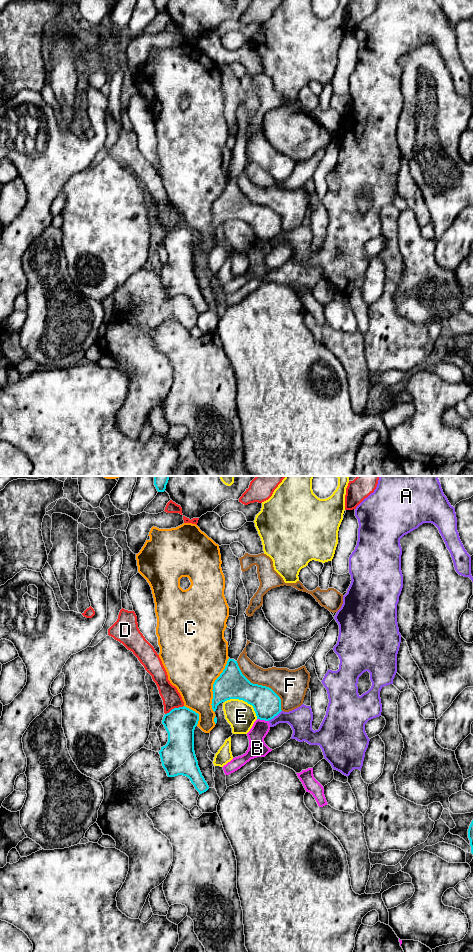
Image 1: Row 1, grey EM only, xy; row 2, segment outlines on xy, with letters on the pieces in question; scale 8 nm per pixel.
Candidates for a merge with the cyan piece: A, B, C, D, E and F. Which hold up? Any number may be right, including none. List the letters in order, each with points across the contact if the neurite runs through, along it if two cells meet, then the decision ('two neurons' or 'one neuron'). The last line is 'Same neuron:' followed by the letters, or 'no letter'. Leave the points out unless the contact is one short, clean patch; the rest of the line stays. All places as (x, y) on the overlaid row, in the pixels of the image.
A: two neurons
B: border along xy (257, 718), (268, 721); two neurons
C: two neurons
D: two neurons
E: two neurons
F: two neurons
Same neuron: no letter

